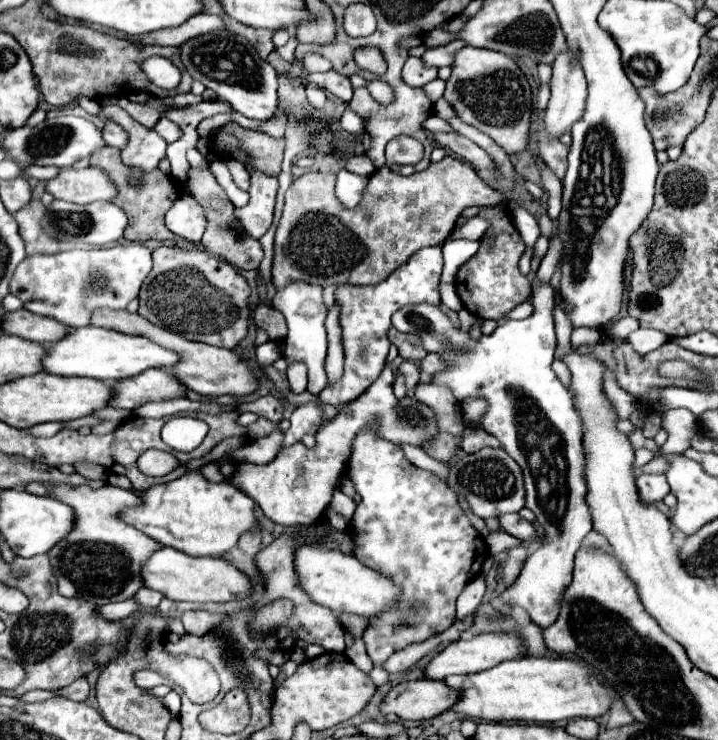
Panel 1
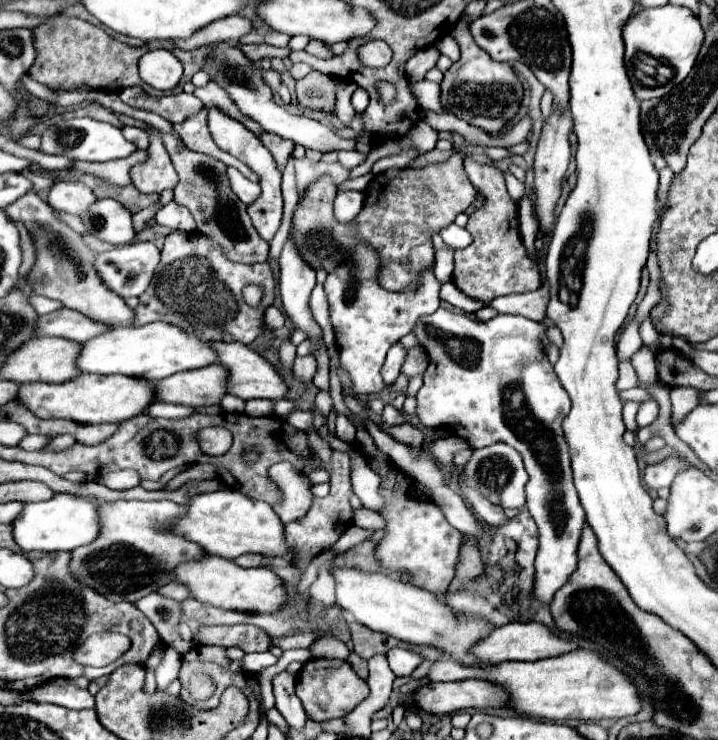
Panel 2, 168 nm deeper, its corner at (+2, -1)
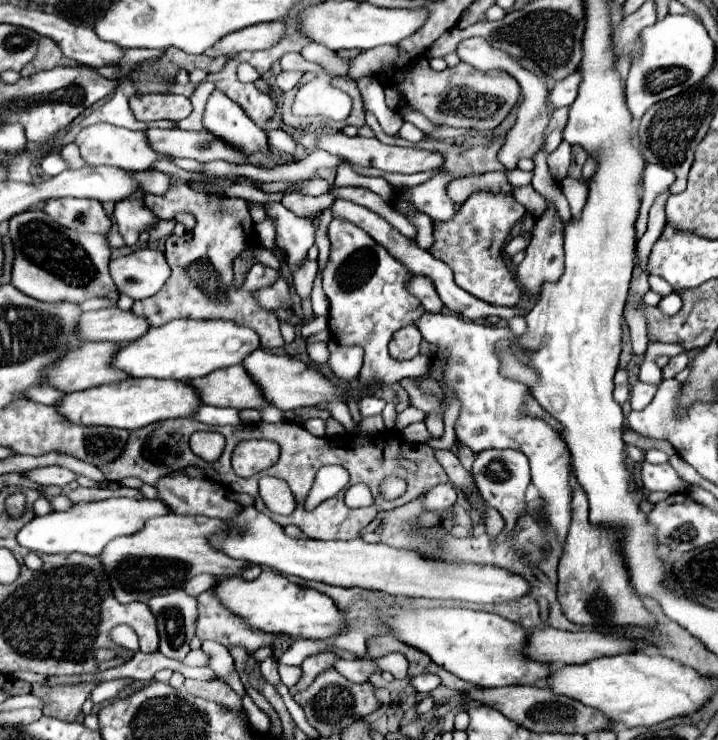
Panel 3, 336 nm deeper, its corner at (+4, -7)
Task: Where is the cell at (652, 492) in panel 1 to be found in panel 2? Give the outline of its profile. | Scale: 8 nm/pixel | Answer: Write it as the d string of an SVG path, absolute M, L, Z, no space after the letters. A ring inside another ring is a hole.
M675 456L663 460L663 462L657 462L657 464L649 464L645 470L643 470L643 480L649 488L669 488L675 480L675 476L679 472L683 472L687 468L687 462L685 460L679 460Z

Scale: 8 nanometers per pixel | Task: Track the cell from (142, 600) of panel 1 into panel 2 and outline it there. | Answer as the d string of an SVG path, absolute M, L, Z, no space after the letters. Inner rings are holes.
M169 582L167 586L163 586L161 594L167 594L169 598L175 598L175 600L187 600L189 598L189 588L181 582Z

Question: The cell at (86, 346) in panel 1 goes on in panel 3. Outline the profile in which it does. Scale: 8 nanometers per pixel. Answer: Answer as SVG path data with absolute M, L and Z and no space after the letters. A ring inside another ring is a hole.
M173 320L159 328L149 328L141 338L121 346L111 366L133 378L173 379L187 382L207 376L213 370L241 364L241 360L259 348L259 336L245 326L229 320Z

